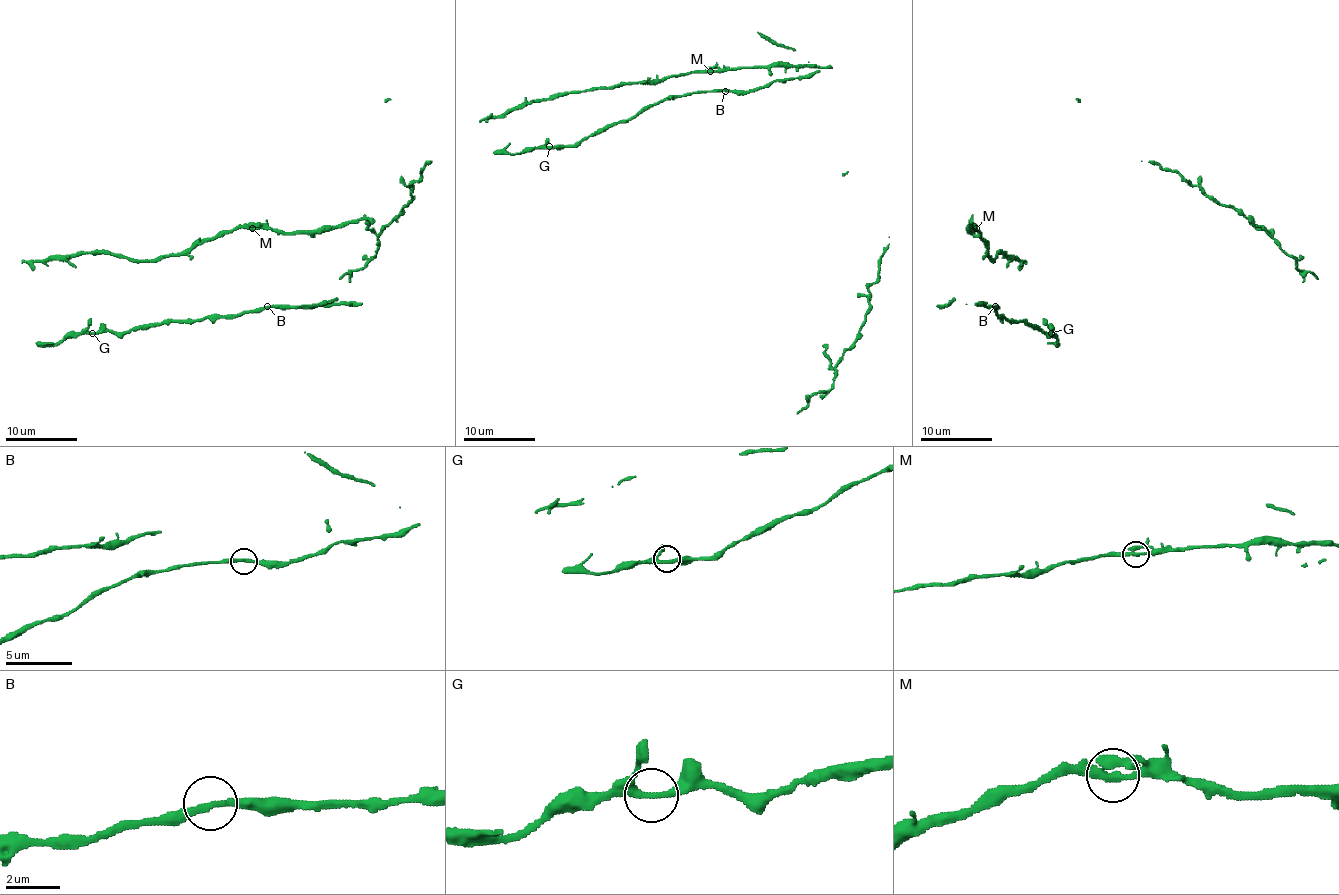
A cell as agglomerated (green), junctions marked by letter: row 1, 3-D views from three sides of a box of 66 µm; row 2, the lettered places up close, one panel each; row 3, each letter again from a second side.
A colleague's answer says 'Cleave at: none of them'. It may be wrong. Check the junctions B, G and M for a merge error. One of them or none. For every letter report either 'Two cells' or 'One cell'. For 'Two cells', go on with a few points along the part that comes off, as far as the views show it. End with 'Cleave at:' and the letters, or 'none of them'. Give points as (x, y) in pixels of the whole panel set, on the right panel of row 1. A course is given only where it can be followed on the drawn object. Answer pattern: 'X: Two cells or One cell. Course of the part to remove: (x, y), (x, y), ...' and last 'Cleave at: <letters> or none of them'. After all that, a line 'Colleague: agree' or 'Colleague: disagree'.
B: One cell
G: One cell
M: One cell
Cleave at: none of them
Colleague: agree

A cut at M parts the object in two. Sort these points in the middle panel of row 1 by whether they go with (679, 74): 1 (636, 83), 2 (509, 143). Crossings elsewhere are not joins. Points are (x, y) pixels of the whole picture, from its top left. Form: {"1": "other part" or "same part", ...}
{"1": "same part", "2": "other part"}

